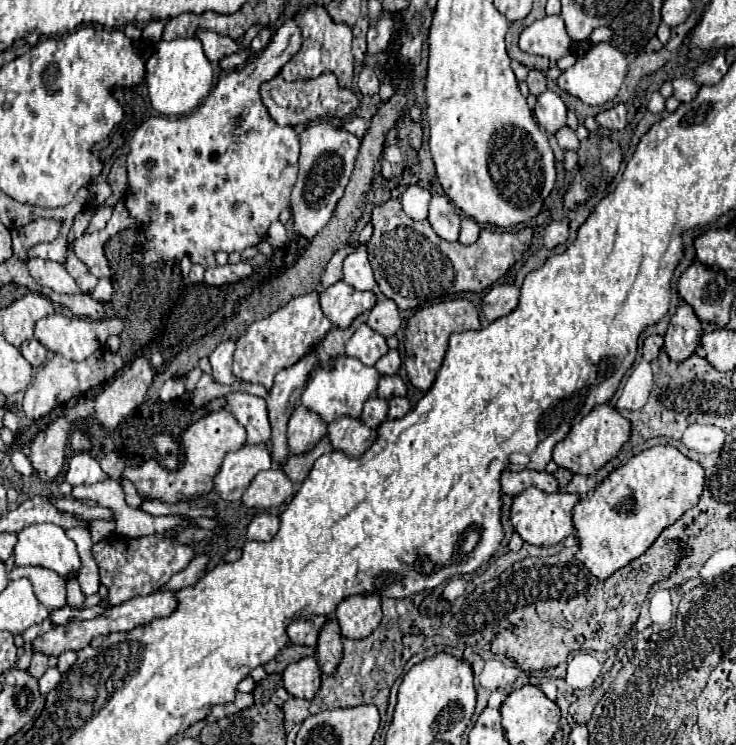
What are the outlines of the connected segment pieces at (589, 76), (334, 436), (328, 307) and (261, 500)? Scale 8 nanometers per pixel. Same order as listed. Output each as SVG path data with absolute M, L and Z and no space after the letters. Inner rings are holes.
M599 42L583 58L579 58L575 62L575 66L565 70L557 78L557 84L559 84L559 88L577 96L581 102L585 102L589 106L603 106L617 96L617 92L625 80L625 72L627 72L627 56L623 52L619 52L619 48L615 48L613 44Z
M343 416L329 424L327 436L335 450L343 450L347 456L361 456L377 440L377 430L367 428L359 418Z
M337 282L321 292L319 302L333 326L347 328L361 312L371 310L377 298L373 292L359 292L345 282Z
M271 468L265 472L259 472L251 484L247 486L247 492L243 492L241 502L247 508L277 508L285 504L293 496L293 484L279 468Z

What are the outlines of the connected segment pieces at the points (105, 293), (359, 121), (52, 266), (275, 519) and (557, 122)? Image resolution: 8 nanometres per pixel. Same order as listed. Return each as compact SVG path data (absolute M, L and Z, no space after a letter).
M101 278L99 282L97 282L97 286L89 292L91 294L91 298L93 300L97 300L97 302L106 303L109 298L111 298L111 294L113 294L113 286L111 286L111 280L109 278Z
M359 116L345 118L345 122L343 122L343 128L345 128L347 132L351 132L353 136L357 136L357 138L363 138L363 134L365 134L365 130L367 130L367 126L365 126L365 120L363 120L363 118L359 118Z
M31 258L27 262L27 266L29 266L31 276L41 286L47 286L47 288L51 288L55 292L61 292L61 294L77 294L77 292L81 292L75 278L59 262L51 262L51 260L43 260L43 258Z
M259 514L251 520L251 524L247 528L247 540L267 542L267 540L273 540L277 530L279 530L279 516L277 514Z
M547 90L541 96L537 96L537 104L535 104L535 118L541 126L541 130L555 134L559 128L565 126L567 120L567 108L563 104L563 100L559 98L559 94Z

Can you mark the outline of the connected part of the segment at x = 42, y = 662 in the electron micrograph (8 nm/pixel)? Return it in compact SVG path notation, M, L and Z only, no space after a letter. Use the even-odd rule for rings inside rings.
M33 654L33 660L31 660L31 666L27 668L27 672L35 678L41 678L47 670L47 656L43 654Z

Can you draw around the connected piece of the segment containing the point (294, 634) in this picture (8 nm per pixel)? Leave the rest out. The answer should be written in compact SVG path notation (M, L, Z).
M313 616L311 620L293 620L287 626L287 636L291 644L303 644L303 646L315 646L319 628L325 624L327 616Z

